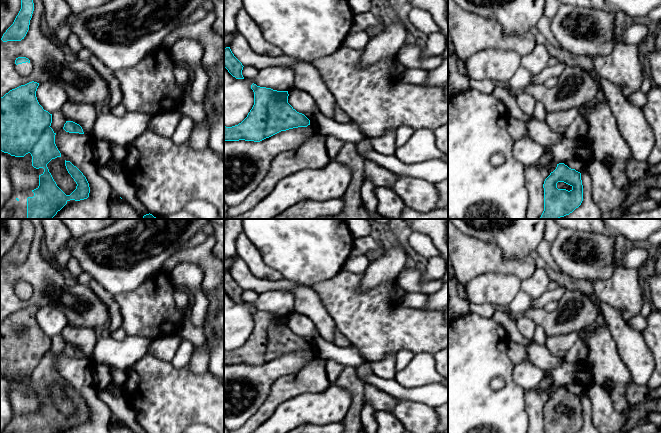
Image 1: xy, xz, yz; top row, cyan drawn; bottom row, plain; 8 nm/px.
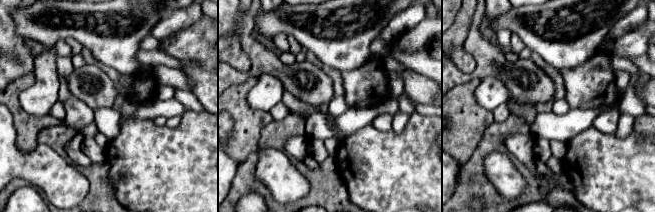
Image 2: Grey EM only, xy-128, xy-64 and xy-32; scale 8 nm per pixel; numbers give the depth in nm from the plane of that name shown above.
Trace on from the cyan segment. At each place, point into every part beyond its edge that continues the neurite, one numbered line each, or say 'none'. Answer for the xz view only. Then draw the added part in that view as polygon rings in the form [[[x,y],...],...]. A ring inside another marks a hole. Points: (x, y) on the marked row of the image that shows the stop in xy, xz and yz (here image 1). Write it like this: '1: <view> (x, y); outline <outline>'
none

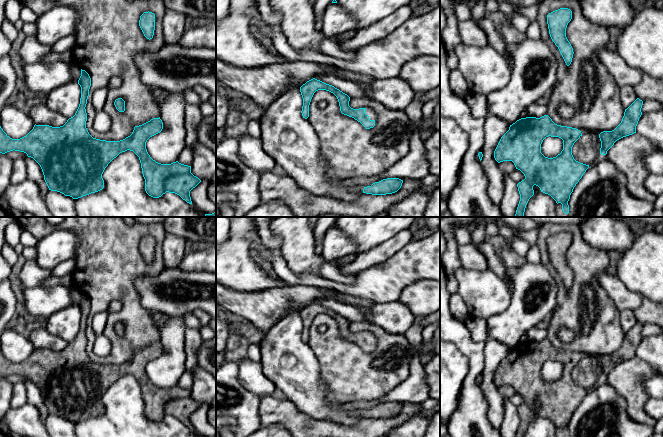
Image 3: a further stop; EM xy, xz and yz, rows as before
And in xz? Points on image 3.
1: xz (370, 112); outline [[[366,108],[366,115],[369,116],[370,120],[375,120],[375,114],[376,114],[376,112],[373,109]]]

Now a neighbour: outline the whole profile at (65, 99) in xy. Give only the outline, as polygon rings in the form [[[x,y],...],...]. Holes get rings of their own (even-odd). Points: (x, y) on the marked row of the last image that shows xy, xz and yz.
[[[78,82],[62,85],[46,95],[44,103],[54,112],[58,112],[67,119],[73,117],[79,107],[81,87]]]

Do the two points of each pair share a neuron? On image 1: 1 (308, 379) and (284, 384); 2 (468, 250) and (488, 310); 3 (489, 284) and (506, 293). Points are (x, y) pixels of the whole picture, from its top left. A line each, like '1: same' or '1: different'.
1: same
2: different
3: same

